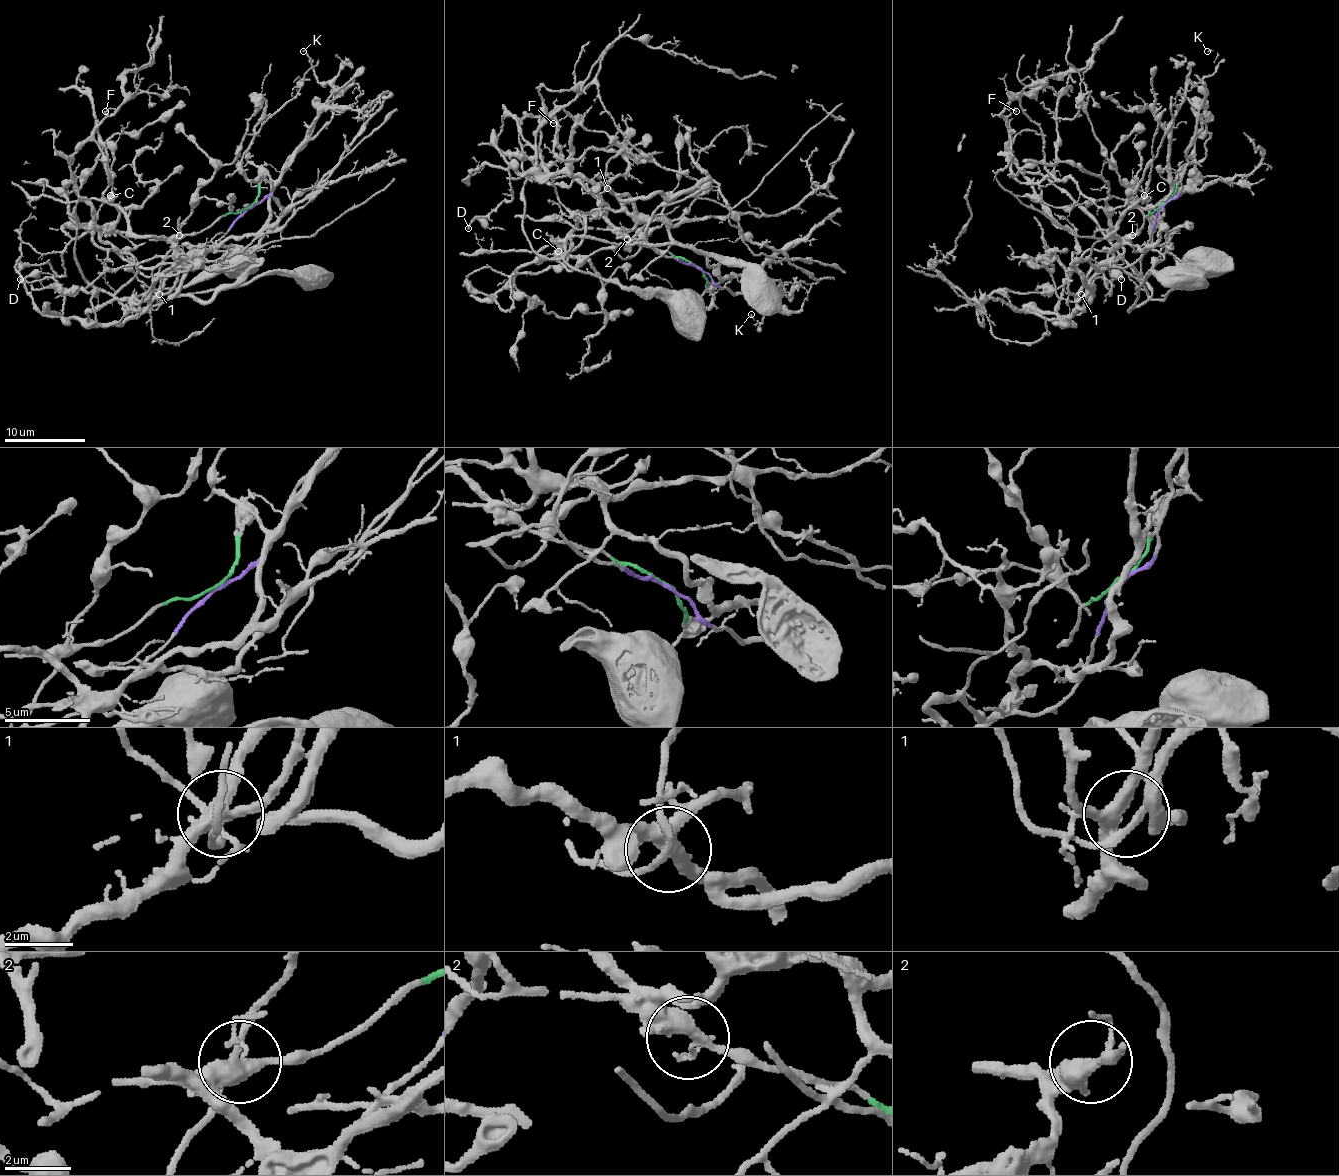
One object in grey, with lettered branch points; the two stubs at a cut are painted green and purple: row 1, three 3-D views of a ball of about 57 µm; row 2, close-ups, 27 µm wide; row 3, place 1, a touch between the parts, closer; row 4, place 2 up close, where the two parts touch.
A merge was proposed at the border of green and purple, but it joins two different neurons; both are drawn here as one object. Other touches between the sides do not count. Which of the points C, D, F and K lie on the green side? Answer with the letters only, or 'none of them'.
F

